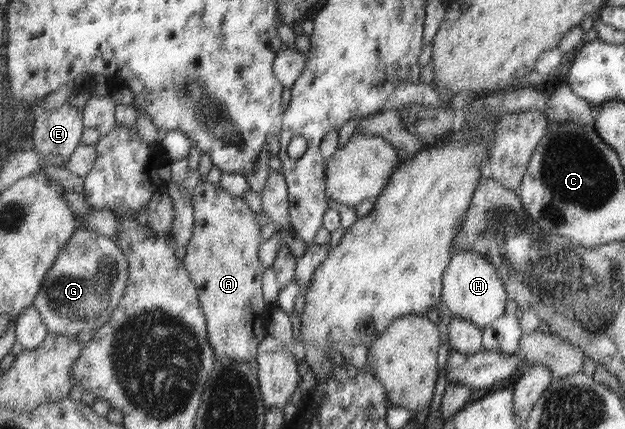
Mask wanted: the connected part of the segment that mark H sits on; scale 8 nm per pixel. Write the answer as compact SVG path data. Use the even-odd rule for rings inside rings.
M457 251L451 257L444 276L442 305L448 308L452 317L466 319L485 330L504 315L507 299L510 297L501 274L484 255L477 251Z

